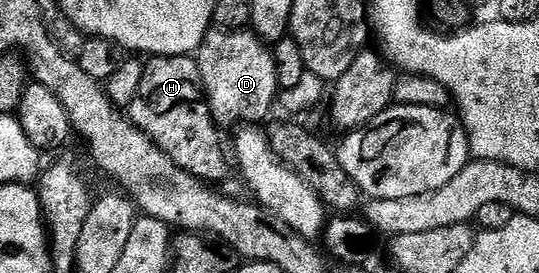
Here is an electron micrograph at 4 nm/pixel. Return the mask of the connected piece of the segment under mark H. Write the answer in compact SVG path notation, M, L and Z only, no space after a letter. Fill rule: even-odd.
M151 57L145 63L139 91L128 107L128 117L136 124L136 128L147 134L177 166L187 170L192 177L199 178L207 184L219 184L218 182L229 176L230 166L226 163L226 154L222 151L222 138L218 135L220 127L214 120L210 103L206 101L206 91L202 89L202 73L193 57Z

